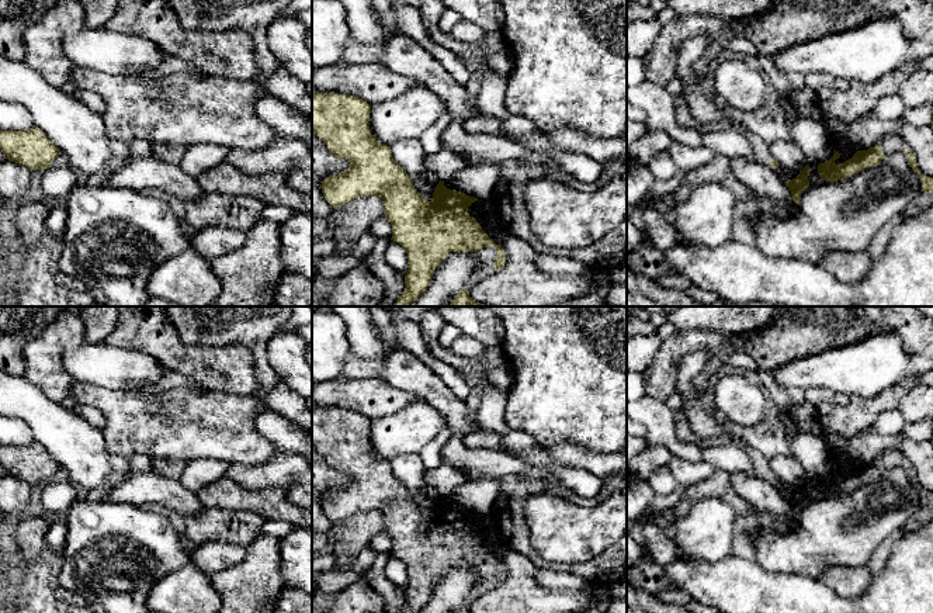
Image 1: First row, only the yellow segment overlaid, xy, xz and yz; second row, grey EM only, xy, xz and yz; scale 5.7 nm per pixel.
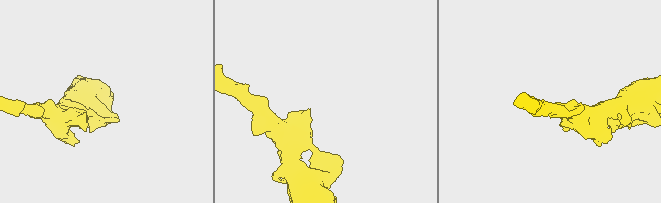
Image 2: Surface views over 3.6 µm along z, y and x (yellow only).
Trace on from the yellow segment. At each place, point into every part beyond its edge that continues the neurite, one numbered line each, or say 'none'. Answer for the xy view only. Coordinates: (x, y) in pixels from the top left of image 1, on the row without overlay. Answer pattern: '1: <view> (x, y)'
none

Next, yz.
1: yz (890, 459)
2: yz (760, 464)
3: yz (921, 516)

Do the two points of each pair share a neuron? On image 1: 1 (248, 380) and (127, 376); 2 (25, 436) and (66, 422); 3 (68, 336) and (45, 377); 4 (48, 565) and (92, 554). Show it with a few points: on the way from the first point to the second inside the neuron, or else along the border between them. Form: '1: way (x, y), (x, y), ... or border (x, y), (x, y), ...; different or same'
1: border (136, 350), (151, 355), (167, 369); different
2: border (14, 416), (18, 416), (28, 426), (34, 439); different
3: way (58, 346), (45, 359), (45, 367); same
4: border (63, 549), (59, 585); different

